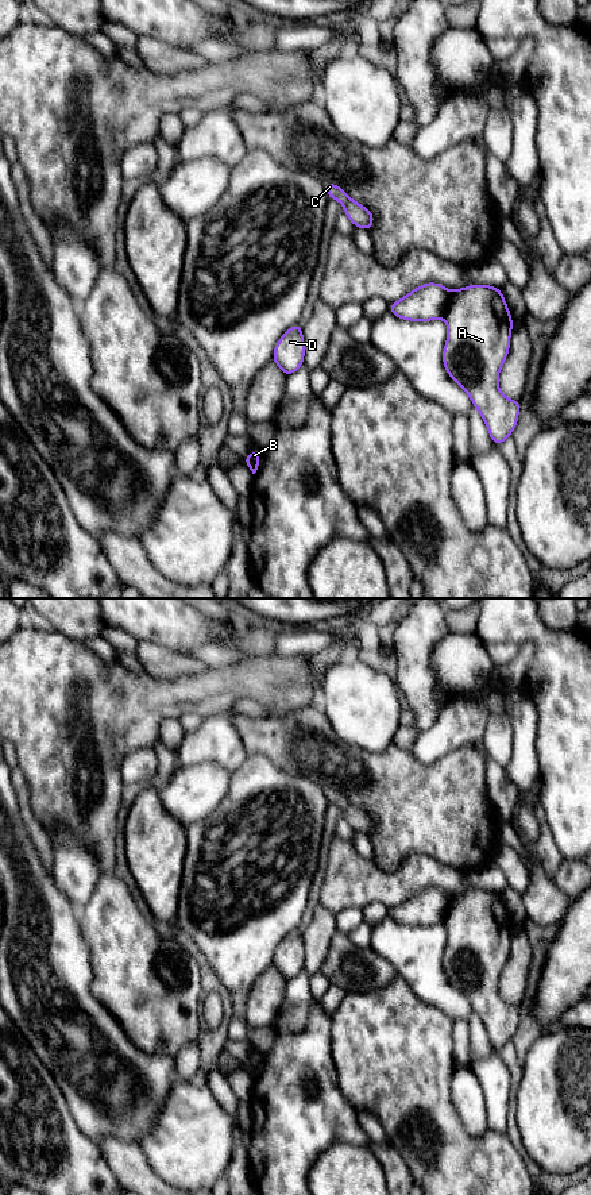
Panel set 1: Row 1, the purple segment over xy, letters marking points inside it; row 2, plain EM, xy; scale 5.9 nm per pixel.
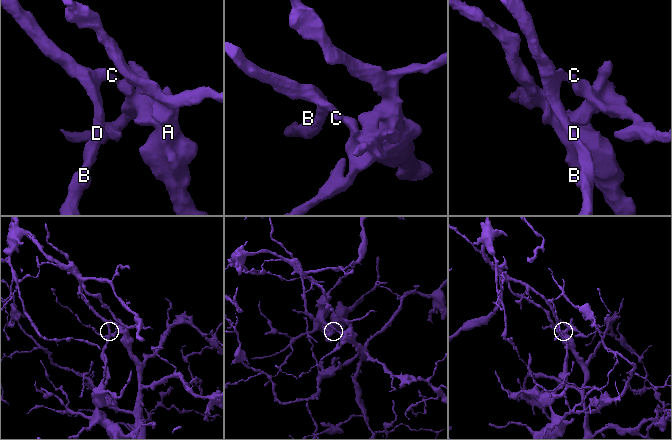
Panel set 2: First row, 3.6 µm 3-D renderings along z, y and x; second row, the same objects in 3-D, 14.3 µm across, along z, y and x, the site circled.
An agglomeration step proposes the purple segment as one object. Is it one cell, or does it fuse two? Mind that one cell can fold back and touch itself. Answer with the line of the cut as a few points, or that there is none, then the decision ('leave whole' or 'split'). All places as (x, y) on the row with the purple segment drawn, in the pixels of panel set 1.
xy (350, 199), (344, 208) | split

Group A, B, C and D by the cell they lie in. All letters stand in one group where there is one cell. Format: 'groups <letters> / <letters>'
groups A / B C D

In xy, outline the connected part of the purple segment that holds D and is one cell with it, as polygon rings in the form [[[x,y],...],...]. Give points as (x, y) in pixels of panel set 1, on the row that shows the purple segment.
[[[298,323],[290,327],[278,340],[273,352],[273,361],[287,378],[304,365],[304,355],[304,335],[302,327]]]

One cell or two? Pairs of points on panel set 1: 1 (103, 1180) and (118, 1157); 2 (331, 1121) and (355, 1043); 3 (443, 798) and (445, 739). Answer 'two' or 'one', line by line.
1: two
2: two
3: two

